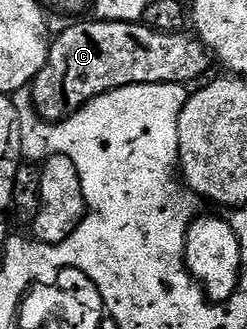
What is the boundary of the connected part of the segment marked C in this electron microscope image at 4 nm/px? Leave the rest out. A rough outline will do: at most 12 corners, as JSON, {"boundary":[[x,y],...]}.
{"boundary":[[93,20],[50,44],[33,109],[63,122],[120,88],[191,84],[190,32]]}

